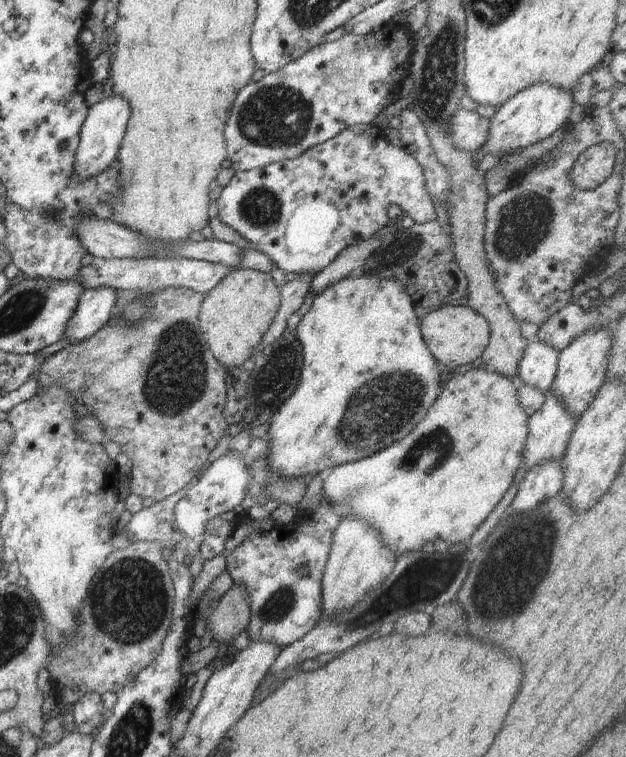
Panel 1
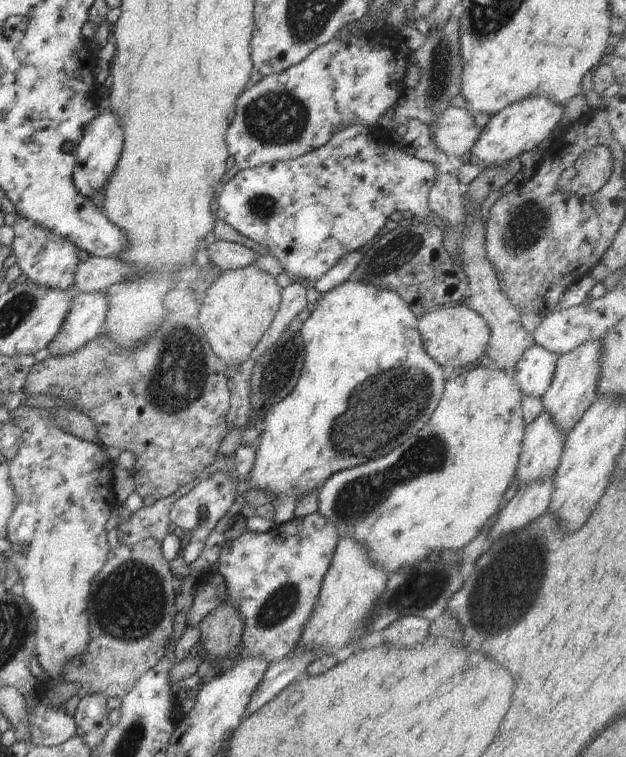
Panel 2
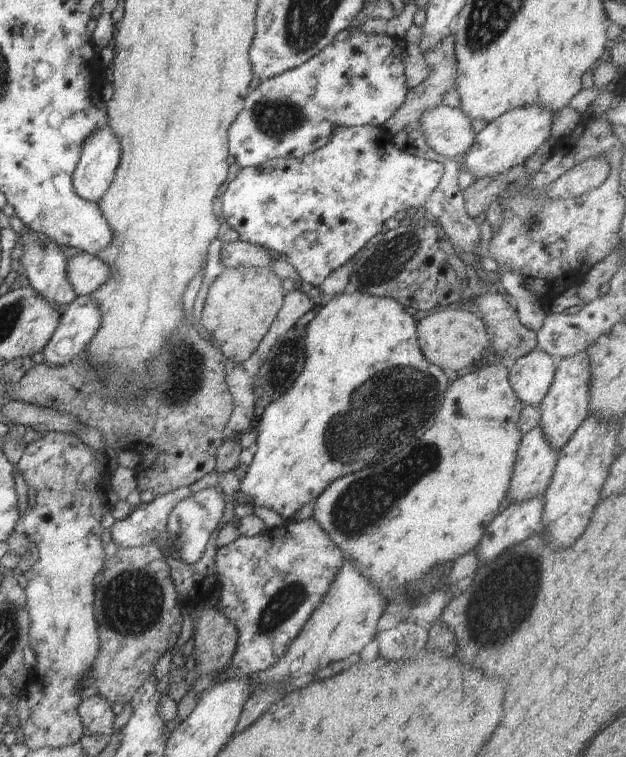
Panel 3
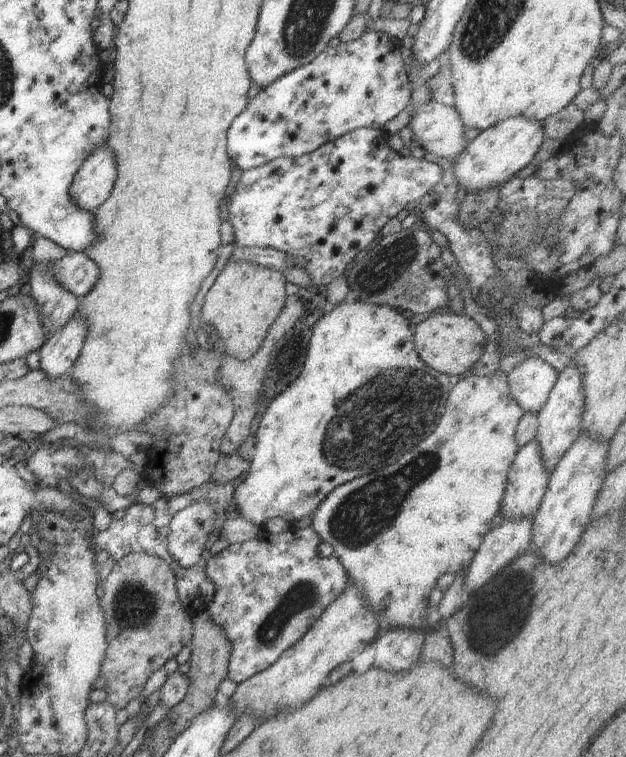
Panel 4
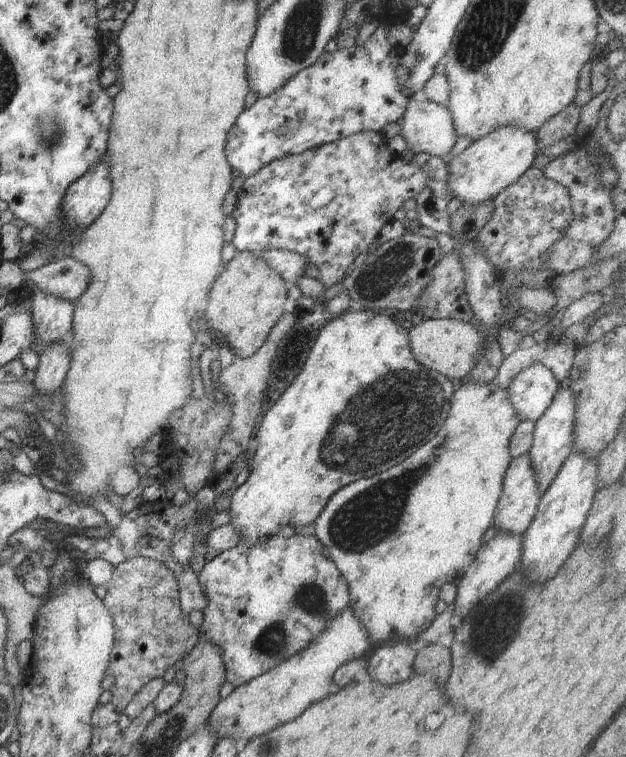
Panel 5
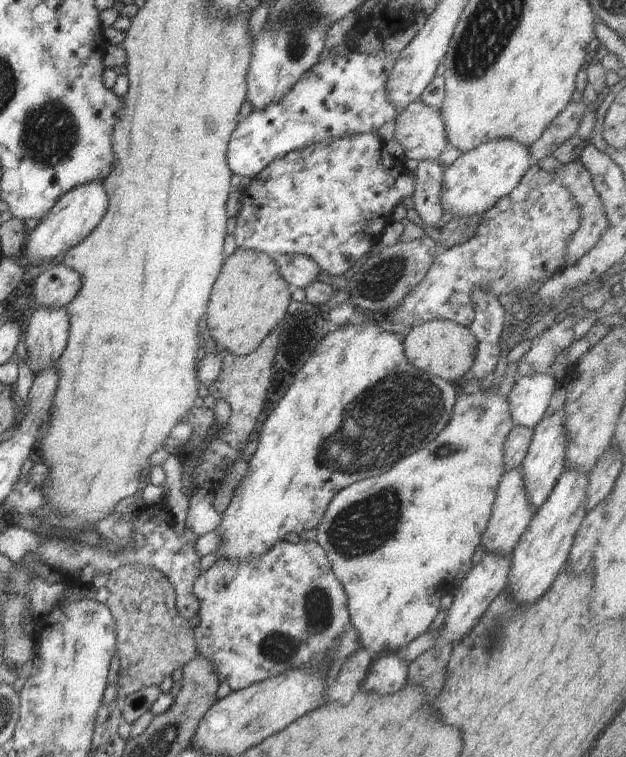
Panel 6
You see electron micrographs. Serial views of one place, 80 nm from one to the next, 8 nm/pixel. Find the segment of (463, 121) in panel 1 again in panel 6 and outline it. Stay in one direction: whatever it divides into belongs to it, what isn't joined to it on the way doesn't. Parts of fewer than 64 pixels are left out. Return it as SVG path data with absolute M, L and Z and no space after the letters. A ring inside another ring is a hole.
M420 100L409 104L397 116L396 131L393 138L402 145L402 159L436 161L442 152L452 148L446 138L443 115L438 108Z

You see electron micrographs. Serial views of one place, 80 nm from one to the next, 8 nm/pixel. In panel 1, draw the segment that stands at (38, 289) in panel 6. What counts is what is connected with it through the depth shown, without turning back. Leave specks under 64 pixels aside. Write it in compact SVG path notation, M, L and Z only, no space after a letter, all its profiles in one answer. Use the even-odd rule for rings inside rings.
M146 256L140 259L104 259L95 257L92 264L79 270L78 279L84 289L106 286L114 289L132 290L137 293L153 293L168 287L185 287L206 295L224 276L234 272L234 266L188 258L161 258Z

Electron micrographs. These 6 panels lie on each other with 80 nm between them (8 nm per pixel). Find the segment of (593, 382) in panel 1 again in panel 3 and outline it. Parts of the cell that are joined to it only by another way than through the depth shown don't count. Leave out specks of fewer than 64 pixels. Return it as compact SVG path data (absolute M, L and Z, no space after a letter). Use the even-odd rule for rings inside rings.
M585 350L574 357L559 358L556 365L556 374L549 394L543 398L538 407L541 412L539 424L544 436L547 437L547 442L551 444L551 447L555 451L559 451L565 444L568 444L572 434L589 416L591 376L589 373L589 360Z

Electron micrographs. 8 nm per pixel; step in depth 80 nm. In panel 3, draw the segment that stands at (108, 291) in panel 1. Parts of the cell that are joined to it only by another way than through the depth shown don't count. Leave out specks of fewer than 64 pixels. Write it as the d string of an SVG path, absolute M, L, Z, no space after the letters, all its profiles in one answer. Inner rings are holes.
M89 295L77 296L64 310L60 324L41 351L50 366L64 366L83 354L102 324L102 314Z

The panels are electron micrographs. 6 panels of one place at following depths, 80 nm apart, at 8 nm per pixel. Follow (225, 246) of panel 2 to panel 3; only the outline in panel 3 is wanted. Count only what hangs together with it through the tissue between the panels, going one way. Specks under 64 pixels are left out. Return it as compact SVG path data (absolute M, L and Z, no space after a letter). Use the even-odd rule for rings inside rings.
M244 241L226 244L221 250L221 262L224 267L262 267L267 268L274 260L268 249L251 245Z

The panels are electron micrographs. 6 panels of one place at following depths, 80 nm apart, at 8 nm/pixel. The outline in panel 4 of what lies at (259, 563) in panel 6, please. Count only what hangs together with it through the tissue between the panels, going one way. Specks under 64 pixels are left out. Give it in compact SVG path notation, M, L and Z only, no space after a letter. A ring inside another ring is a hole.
M293 526L286 533L264 531L255 539L228 545L208 559L205 577L213 584L213 599L206 611L231 643L228 677L232 682L239 685L272 666L345 592L349 583L347 572L333 554L329 558L318 555L318 545L321 542L311 526L304 529Z

